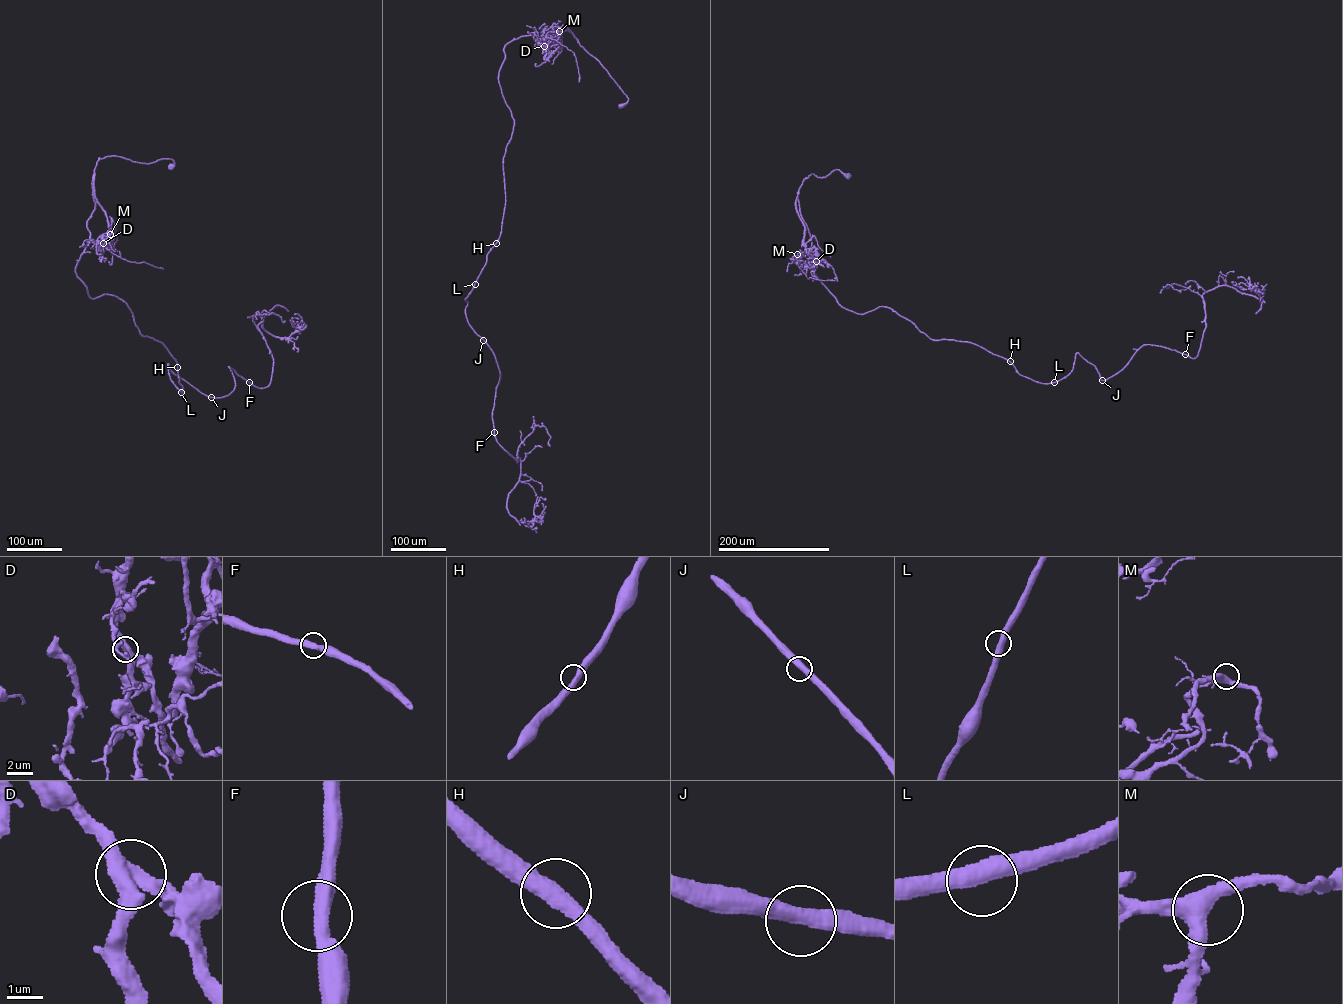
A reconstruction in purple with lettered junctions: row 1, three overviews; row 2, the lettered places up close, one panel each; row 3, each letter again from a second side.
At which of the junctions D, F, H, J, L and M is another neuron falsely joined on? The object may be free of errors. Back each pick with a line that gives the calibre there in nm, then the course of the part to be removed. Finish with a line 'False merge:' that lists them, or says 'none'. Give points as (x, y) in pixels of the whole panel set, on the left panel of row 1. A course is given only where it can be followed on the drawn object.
D: calibre 380 nm
False merge: D

